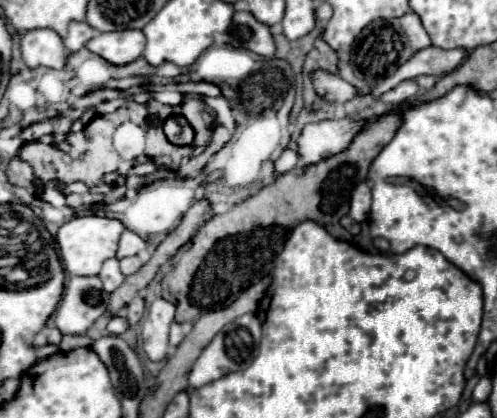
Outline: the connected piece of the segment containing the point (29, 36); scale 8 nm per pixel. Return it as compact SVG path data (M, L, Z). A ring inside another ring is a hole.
M32 29L22 35L20 41L22 57L28 67L52 67L64 69L66 65L66 47L54 29Z

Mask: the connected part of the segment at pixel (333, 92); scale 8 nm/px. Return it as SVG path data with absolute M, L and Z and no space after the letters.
M316 69L310 73L312 85L316 89L316 93L326 101L326 103L346 103L354 97L356 89L346 83L340 75L328 73L324 69Z

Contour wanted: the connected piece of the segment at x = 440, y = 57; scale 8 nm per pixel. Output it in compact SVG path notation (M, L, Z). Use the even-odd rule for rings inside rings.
M430 45L430 47L420 49L418 53L414 53L414 57L410 57L410 61L406 61L404 65L400 65L394 75L386 77L374 89L374 93L376 95L382 95L388 89L394 89L398 83L402 83L406 79L420 77L420 75L436 75L436 77L442 77L446 73L452 73L458 65L462 65L464 57L466 57L466 51L464 49L444 51L444 49L438 49L438 47Z

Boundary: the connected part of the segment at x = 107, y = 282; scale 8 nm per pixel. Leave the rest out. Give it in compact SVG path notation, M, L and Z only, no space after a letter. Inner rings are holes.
M108 259L108 261L104 261L102 271L98 273L98 277L100 277L106 293L116 291L116 289L122 285L122 281L124 281L124 275L122 275L122 271L120 271L118 259Z

